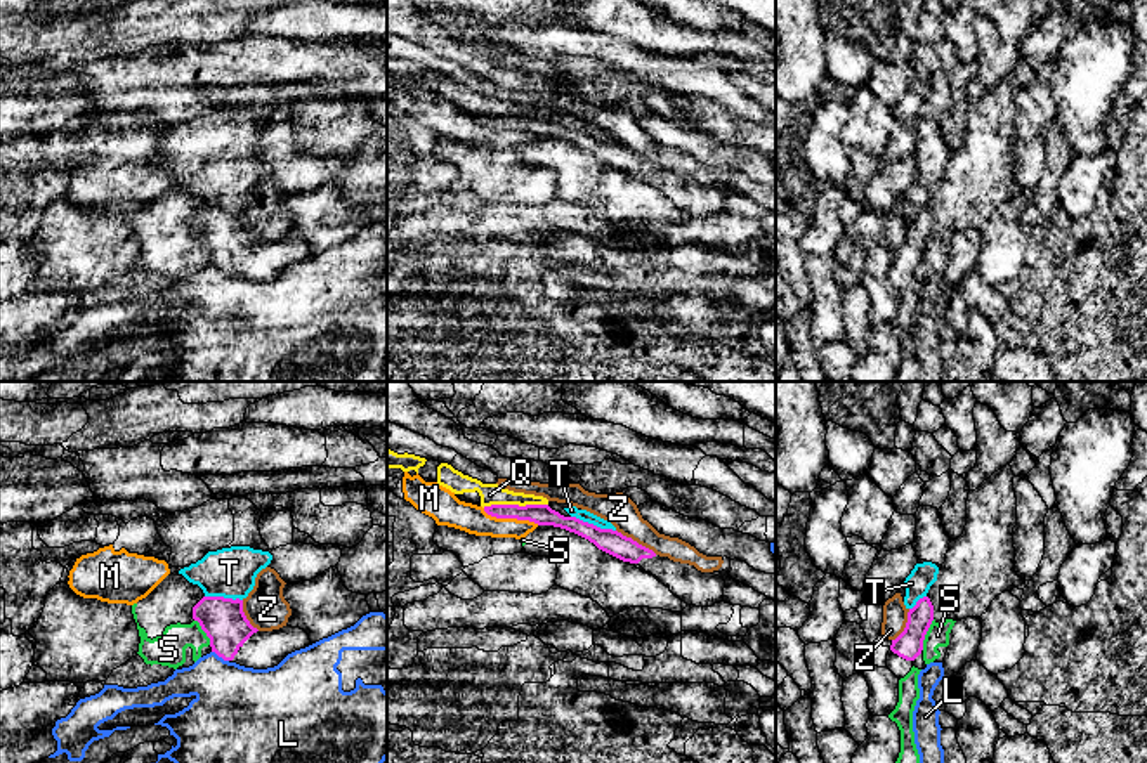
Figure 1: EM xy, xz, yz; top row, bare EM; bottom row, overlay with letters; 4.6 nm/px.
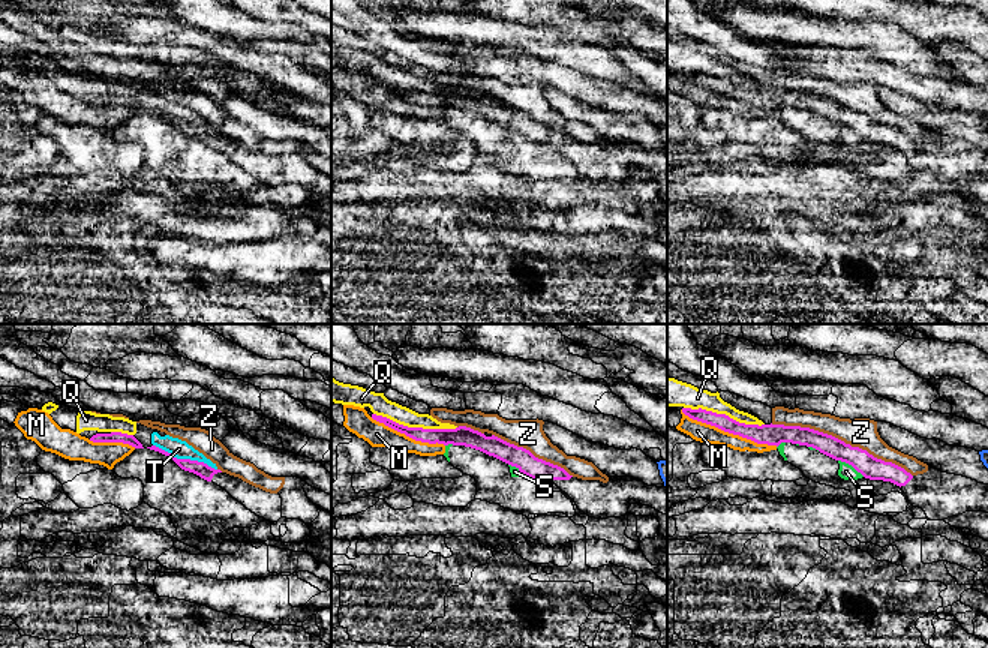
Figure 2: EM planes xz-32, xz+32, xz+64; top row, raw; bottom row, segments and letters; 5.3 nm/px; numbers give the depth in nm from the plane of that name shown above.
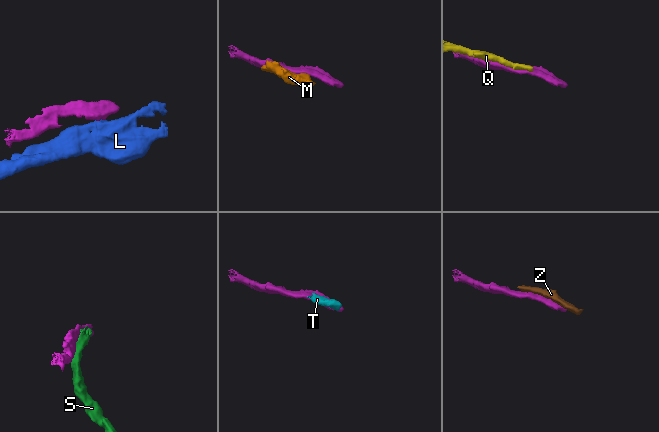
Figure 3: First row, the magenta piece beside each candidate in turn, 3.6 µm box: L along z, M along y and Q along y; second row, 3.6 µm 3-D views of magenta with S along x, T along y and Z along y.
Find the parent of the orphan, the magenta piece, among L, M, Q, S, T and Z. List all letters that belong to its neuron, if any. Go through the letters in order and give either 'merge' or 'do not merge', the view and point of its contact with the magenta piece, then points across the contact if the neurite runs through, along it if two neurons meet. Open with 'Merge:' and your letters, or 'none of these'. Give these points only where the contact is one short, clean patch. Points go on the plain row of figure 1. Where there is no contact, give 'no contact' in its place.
Merge: none of these
L: do not merge | xy (221, 267) | along xy (212, 262), (228, 273)
M: do not merge | xz (511, 129)
Q: do not merge | xz (514, 117)
S: do not merge | yz (925, 245)
T: do not merge | xz (592, 136) | along xz (571, 127), (615, 143)
Z: do not merge | xz (635, 153)

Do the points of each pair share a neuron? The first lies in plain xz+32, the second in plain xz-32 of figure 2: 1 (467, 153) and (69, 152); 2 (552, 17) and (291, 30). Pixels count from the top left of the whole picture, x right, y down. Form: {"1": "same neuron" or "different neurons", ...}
{"1": "same neuron", "2": "same neuron"}

